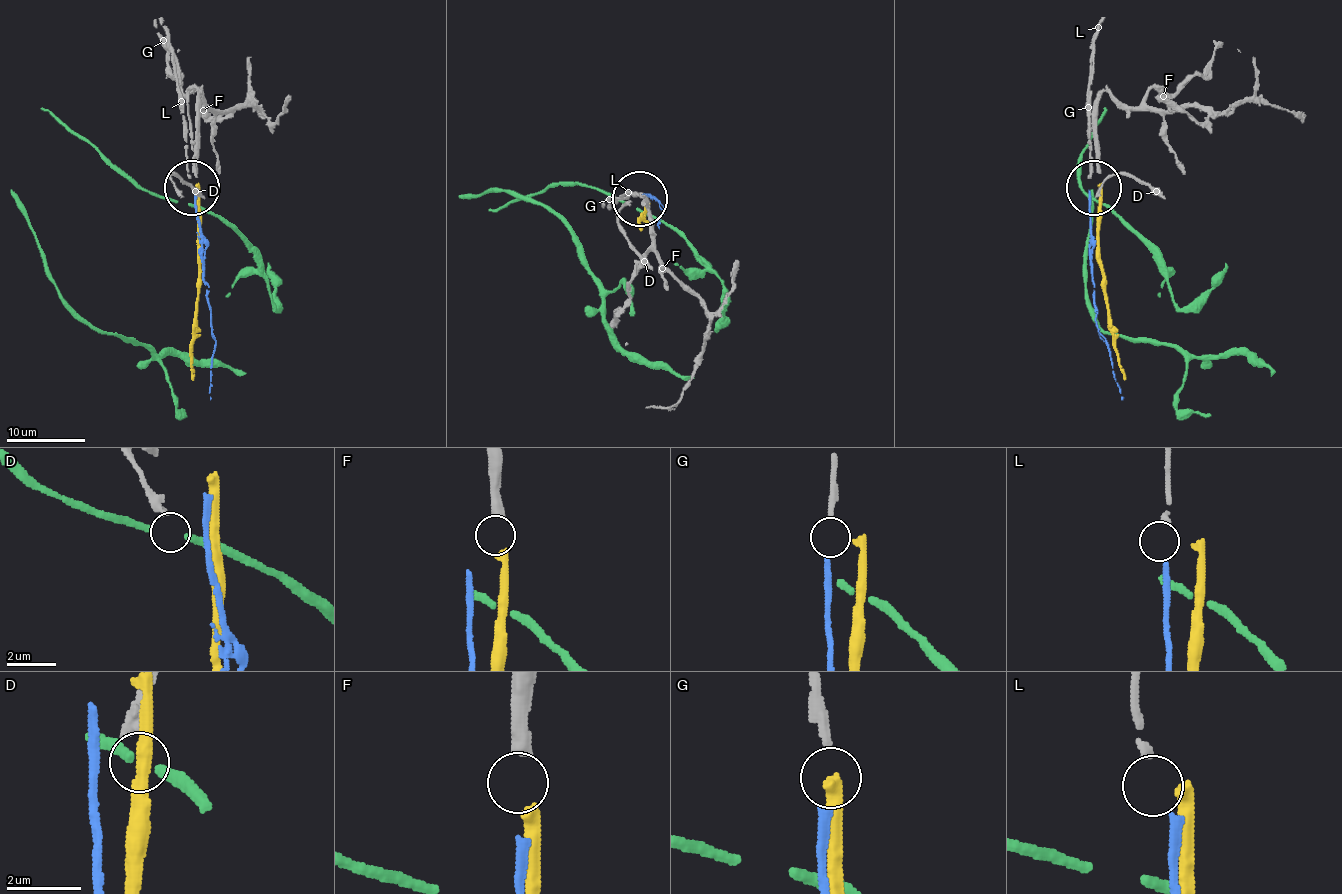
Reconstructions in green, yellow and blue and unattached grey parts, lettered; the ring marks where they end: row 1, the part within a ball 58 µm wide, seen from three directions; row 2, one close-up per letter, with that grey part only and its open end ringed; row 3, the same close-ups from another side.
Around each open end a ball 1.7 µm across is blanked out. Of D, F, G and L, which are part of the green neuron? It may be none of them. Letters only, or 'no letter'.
no letter

